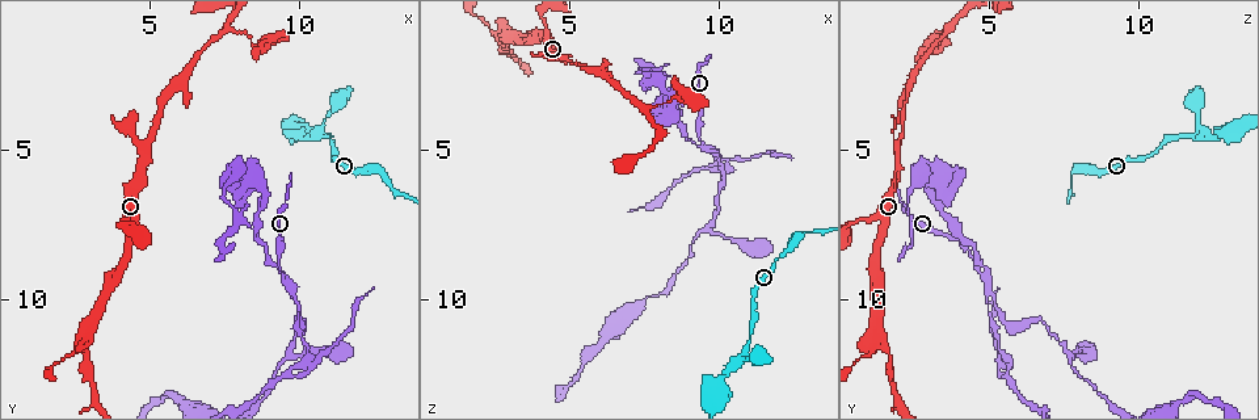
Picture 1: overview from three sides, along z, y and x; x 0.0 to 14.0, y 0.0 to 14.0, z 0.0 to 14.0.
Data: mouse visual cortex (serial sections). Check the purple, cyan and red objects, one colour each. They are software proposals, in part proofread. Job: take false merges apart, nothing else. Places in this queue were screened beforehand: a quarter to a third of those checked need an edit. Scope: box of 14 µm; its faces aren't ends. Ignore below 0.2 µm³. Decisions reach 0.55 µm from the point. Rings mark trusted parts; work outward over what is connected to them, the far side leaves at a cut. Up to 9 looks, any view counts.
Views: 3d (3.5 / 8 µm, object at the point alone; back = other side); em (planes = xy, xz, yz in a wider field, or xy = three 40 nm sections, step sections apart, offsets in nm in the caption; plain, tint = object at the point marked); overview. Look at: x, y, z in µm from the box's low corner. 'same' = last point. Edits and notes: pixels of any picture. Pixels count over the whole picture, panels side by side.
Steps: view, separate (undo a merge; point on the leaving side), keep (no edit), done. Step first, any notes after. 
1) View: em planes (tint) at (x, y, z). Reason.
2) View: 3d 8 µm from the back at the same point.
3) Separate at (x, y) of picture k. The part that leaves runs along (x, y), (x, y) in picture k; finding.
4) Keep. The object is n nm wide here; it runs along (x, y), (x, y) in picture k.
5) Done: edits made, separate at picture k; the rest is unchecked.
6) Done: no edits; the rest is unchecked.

View: 3d 3.5 µm at (2.8, 11.4, 1.3). Three-way junction.

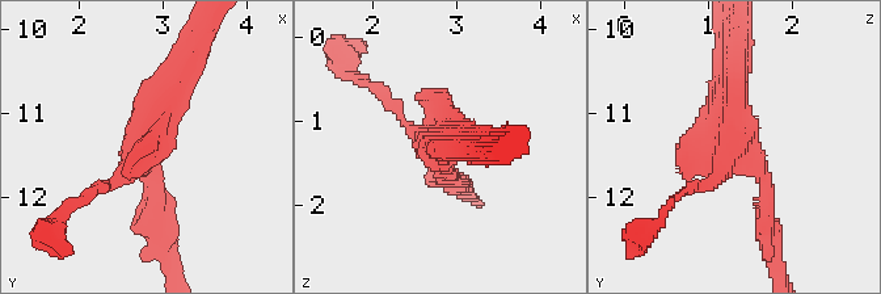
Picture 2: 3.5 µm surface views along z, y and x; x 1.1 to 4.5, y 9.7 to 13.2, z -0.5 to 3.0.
Keep. It runs along (734, 66), (730, 130), (764, 175), (767, 219) in picture 2; continuous, no second cell.

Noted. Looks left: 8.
View: 3d 3.5 µm at (8.5, 1.6, 3.4). Sharp bend.

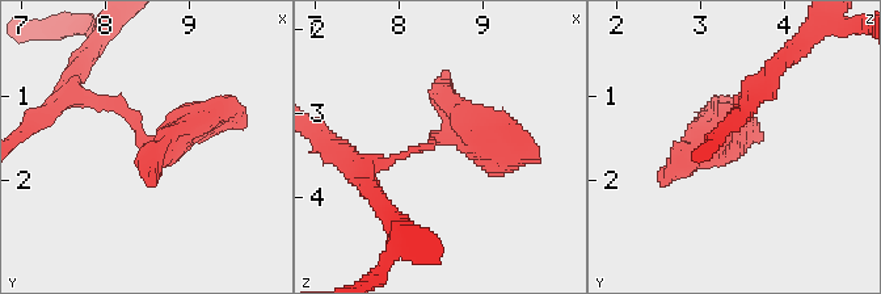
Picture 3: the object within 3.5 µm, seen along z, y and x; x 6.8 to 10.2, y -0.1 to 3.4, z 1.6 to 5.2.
View: em xy step 1 (tint) at (8.55, 1.50, 3.30).

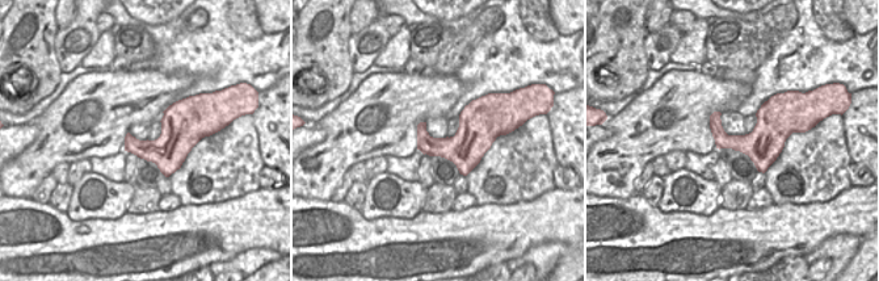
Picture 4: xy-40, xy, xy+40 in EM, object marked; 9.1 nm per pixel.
Keep. It runs along (84, 95), (116, 103), (152, 143), (220, 114) in picture 3; all the same cell.

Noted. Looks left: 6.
View: 3d 8 µm at (9.5, 9.3, 4.7). Sharp bend.

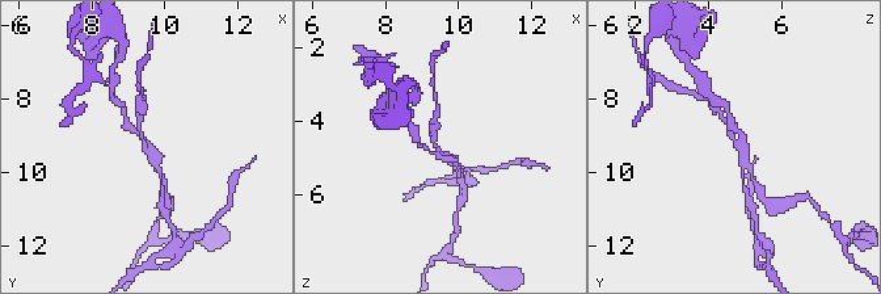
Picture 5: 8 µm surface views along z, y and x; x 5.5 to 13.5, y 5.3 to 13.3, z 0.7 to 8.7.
View: em xy step 2 (tint) at (9.5, 9.3, 4.9).

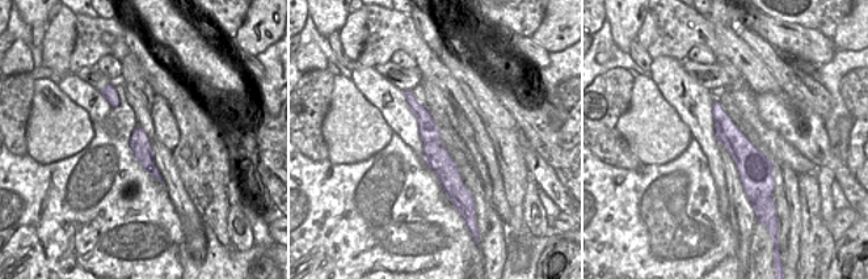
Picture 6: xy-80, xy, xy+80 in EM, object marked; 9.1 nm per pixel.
Separate at (127, 126) of picture 5. A second cell is stuck on.

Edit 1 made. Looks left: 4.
View: overview. Redraw.

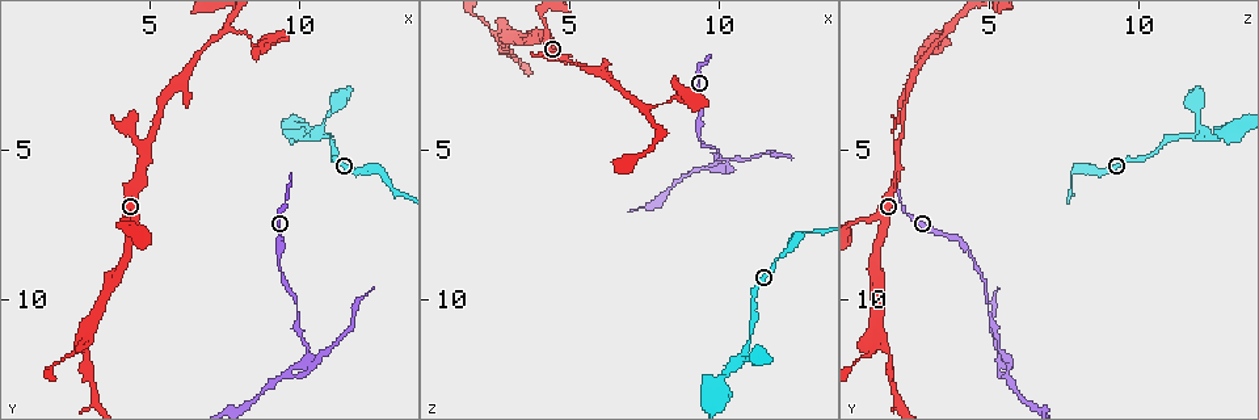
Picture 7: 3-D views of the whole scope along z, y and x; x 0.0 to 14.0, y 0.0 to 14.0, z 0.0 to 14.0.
View: 3d 3.5 µm at (10.3, 12.0, 5.7). Sharp bend.

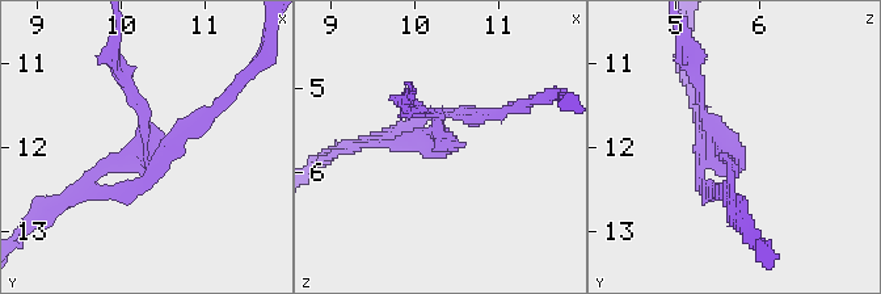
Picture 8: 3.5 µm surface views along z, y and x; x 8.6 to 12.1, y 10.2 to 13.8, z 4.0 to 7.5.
View: em planes (plain) at (10.30, 12.05, 5.65). Now the EM.

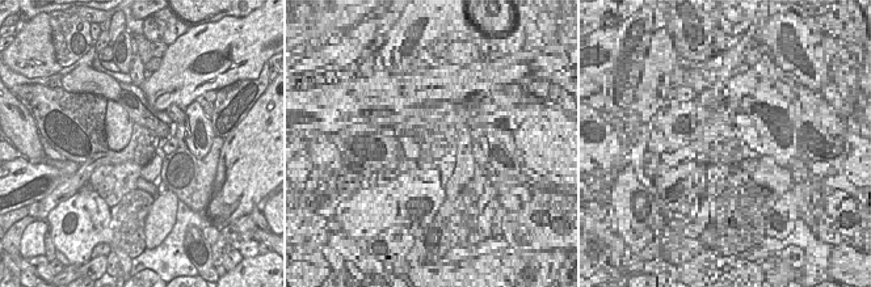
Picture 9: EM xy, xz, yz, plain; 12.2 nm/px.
View: em planes (tint) at the same point. Where the object lies.

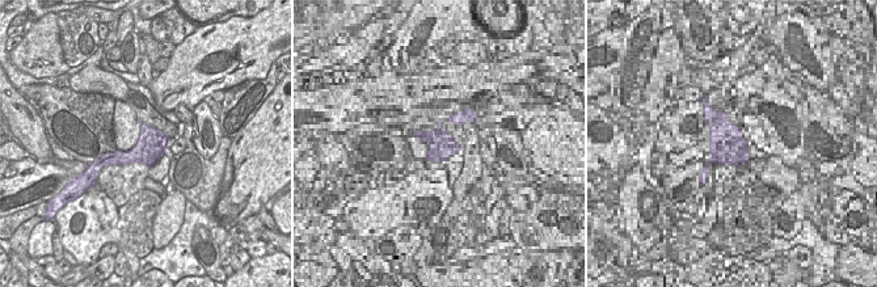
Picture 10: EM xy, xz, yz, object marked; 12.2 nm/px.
Keep. The object is 360 nm wide here; it runs along (696, 76), (730, 197) in picture 8; all the same cell.

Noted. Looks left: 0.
Done: edits made, separate at picture 5; the rest is unchecked.

